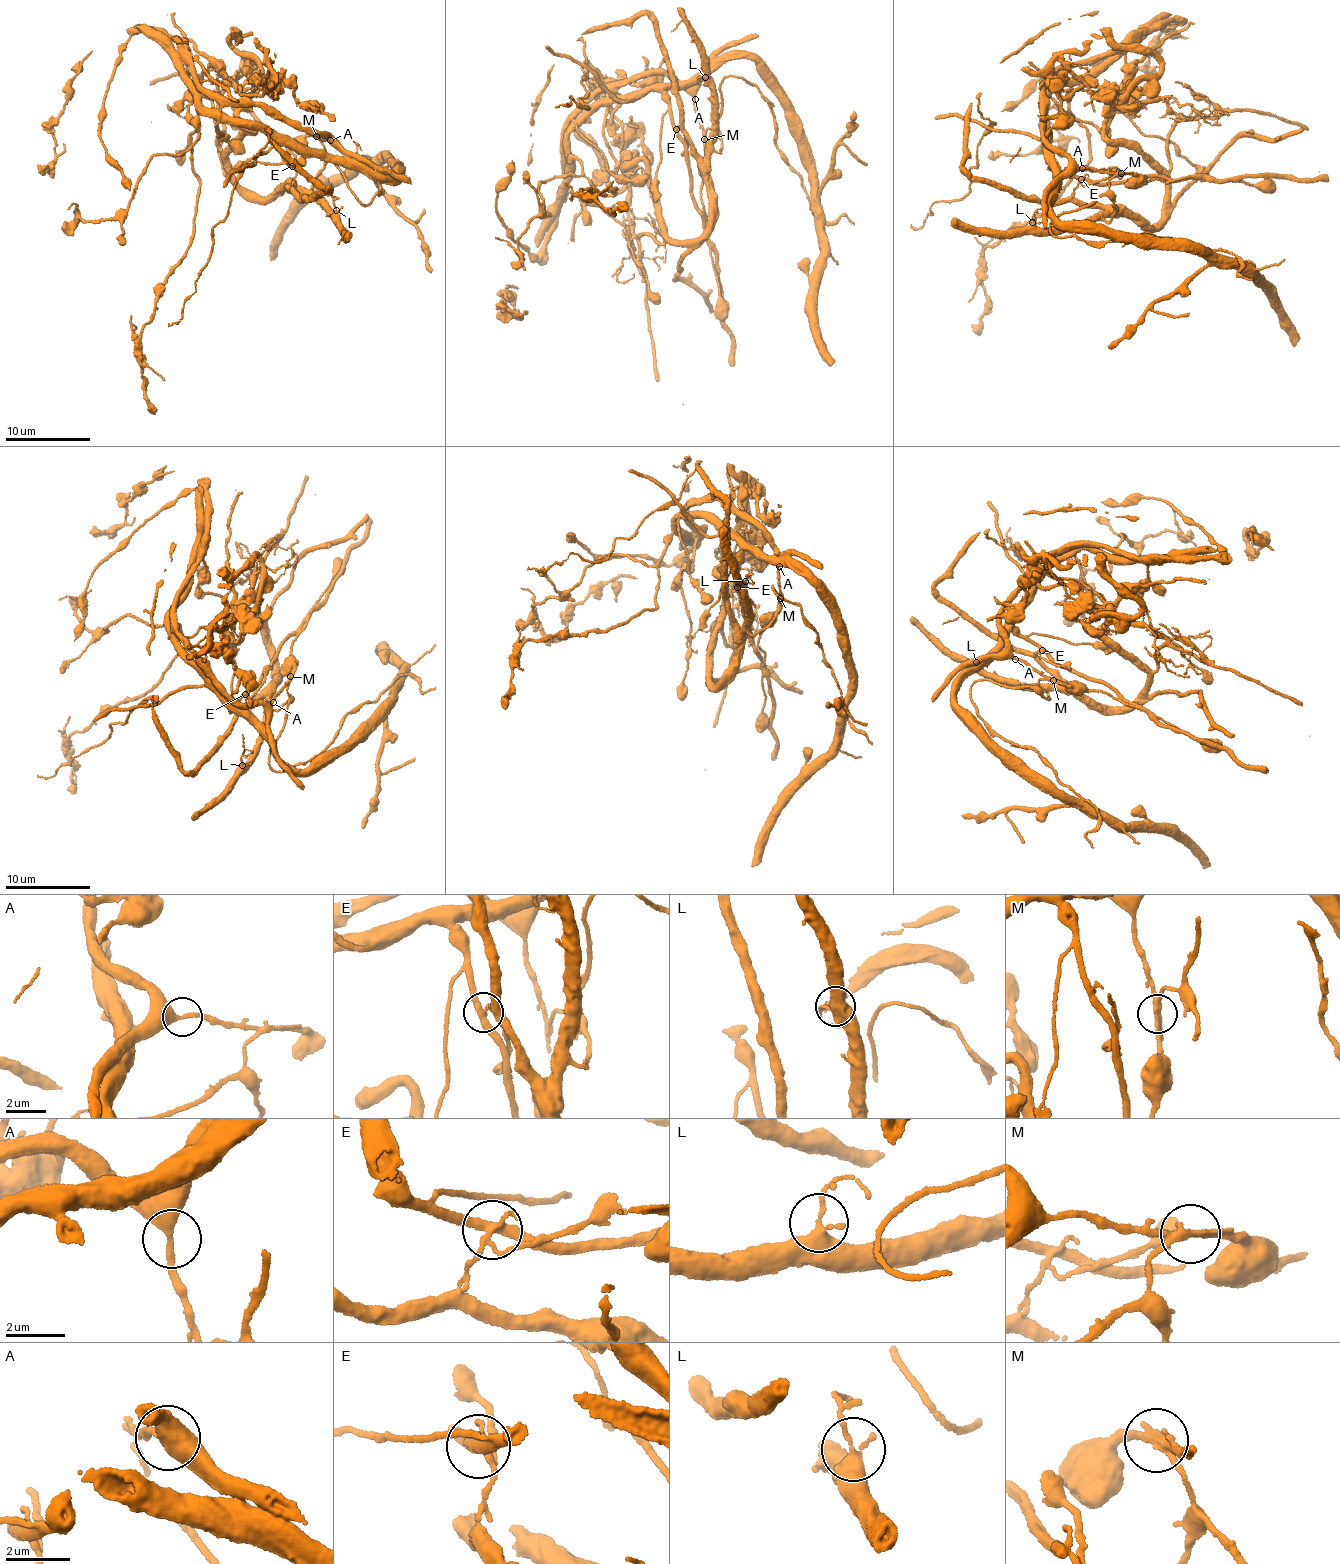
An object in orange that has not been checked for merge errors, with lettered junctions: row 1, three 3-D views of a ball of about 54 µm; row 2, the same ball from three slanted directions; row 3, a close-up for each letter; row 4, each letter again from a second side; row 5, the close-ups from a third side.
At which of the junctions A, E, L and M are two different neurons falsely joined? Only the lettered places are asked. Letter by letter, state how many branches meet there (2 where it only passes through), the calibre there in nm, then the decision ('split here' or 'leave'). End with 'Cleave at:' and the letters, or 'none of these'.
A: 2 | 360 nm | leave
E: 4 | 280 nm | split here
L: 3 | 320 nm | leave
M: 3 | 240 nm | split here
Cleave at: E, M

